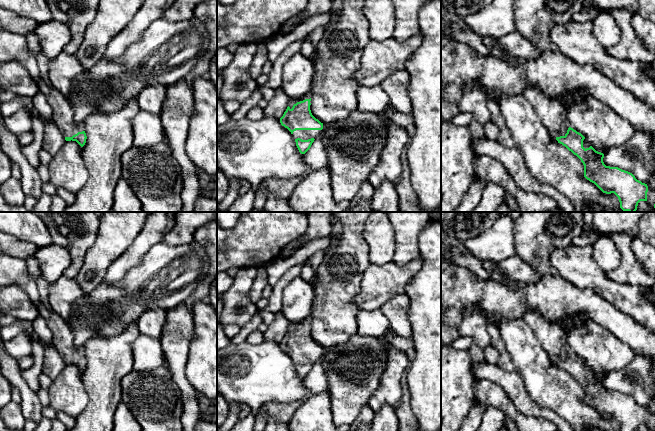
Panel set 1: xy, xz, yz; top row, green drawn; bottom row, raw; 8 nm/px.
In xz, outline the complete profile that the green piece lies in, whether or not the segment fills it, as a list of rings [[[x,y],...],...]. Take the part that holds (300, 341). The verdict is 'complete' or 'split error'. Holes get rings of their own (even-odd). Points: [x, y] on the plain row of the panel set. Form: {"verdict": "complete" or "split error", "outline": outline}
{"verdict": "split error", "outline": [[[310,314],[300,323],[290,323],[286,335],[280,342],[281,349],[291,356],[301,378],[310,373],[323,353],[323,347],[311,337],[311,319]]]}

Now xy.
{"verdict": "split error", "outline": [[[0,251],[0,287],[10,284],[23,289],[37,307],[38,314],[45,318],[52,332],[52,344],[65,364],[76,365],[83,371],[87,363],[84,346],[75,346],[75,334],[69,324],[41,302],[37,284],[29,274],[26,261]]]}

